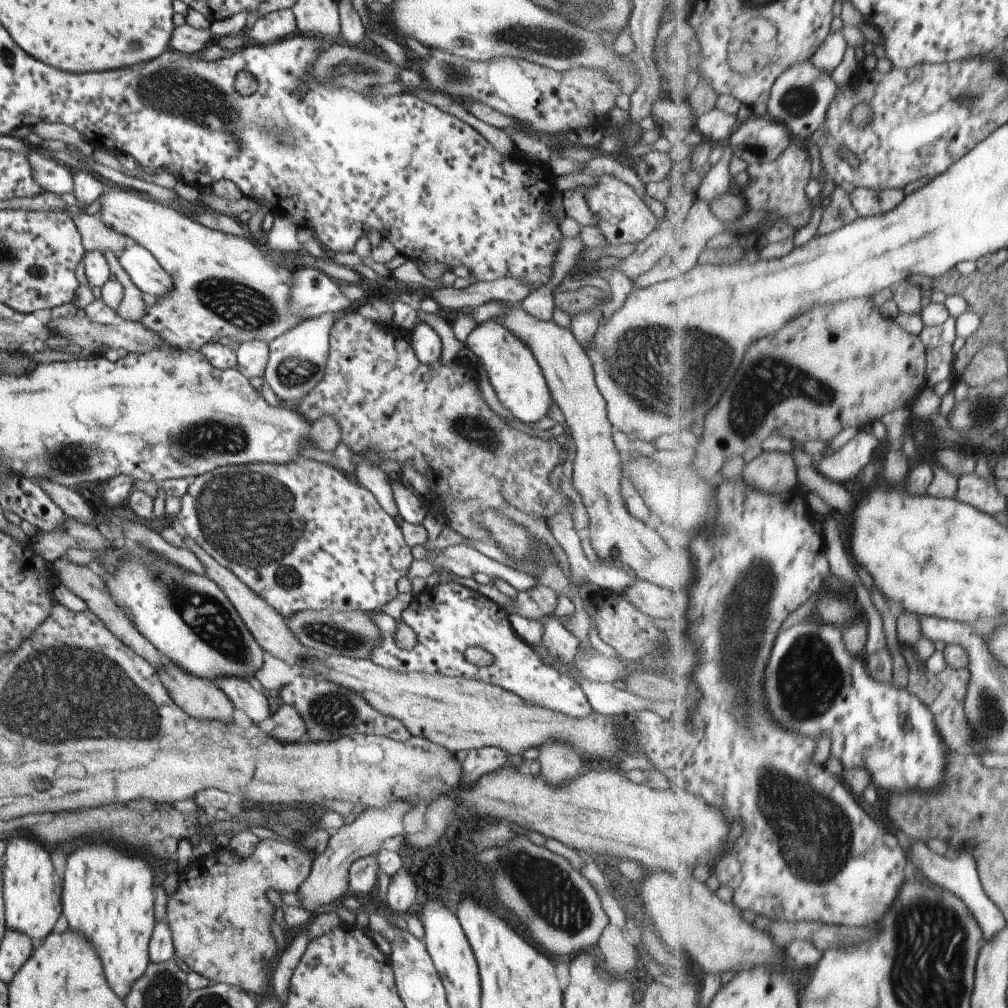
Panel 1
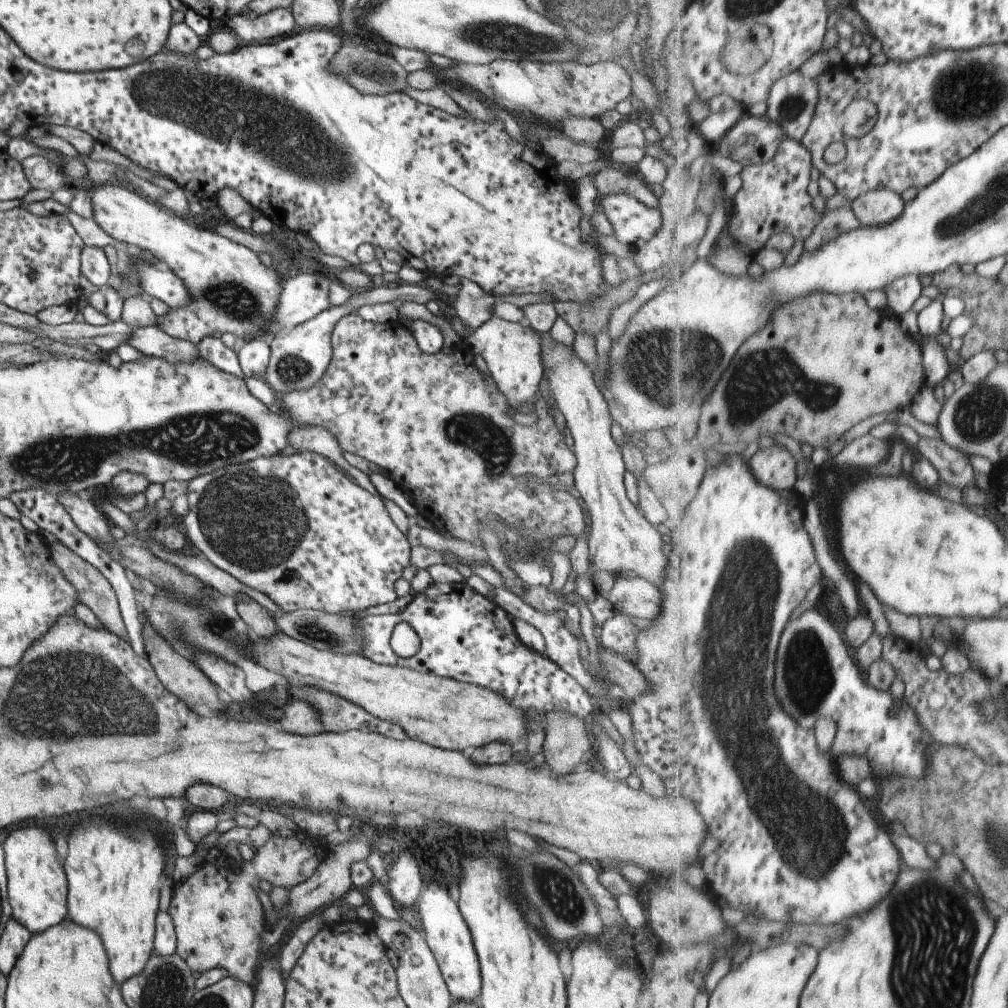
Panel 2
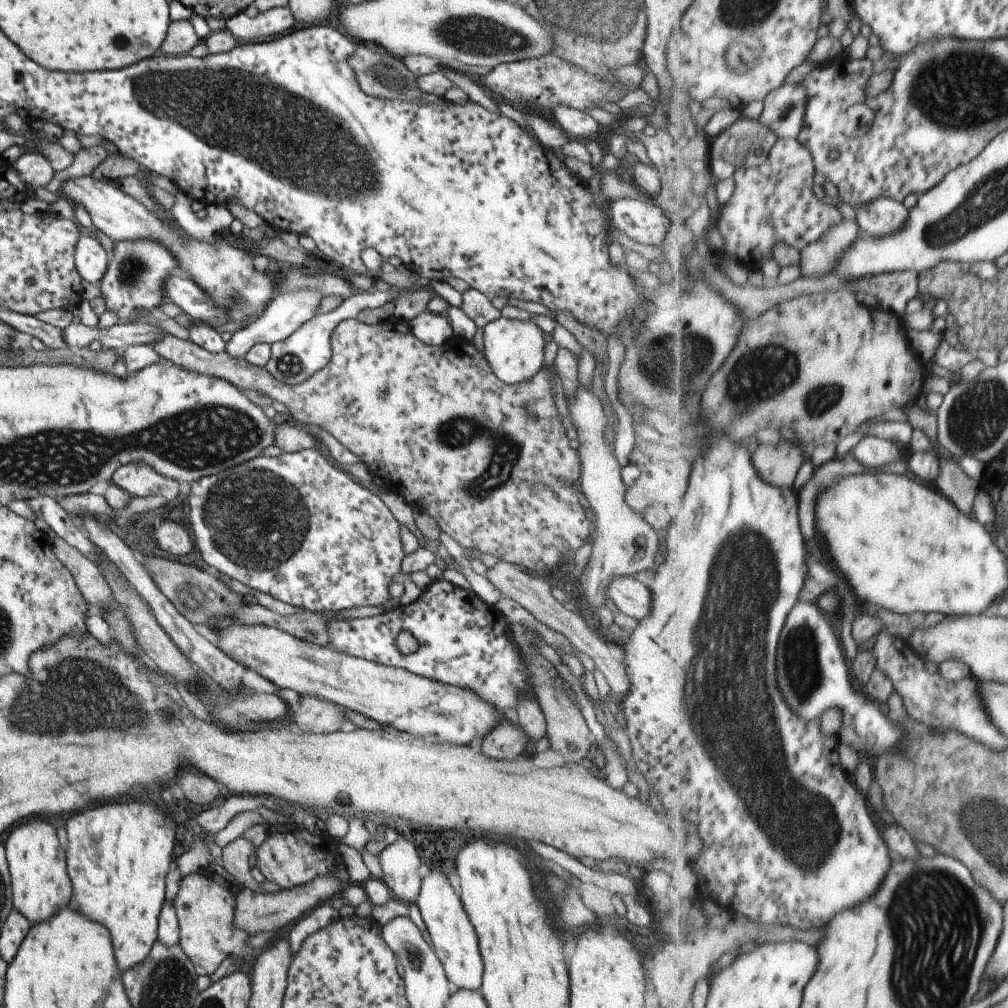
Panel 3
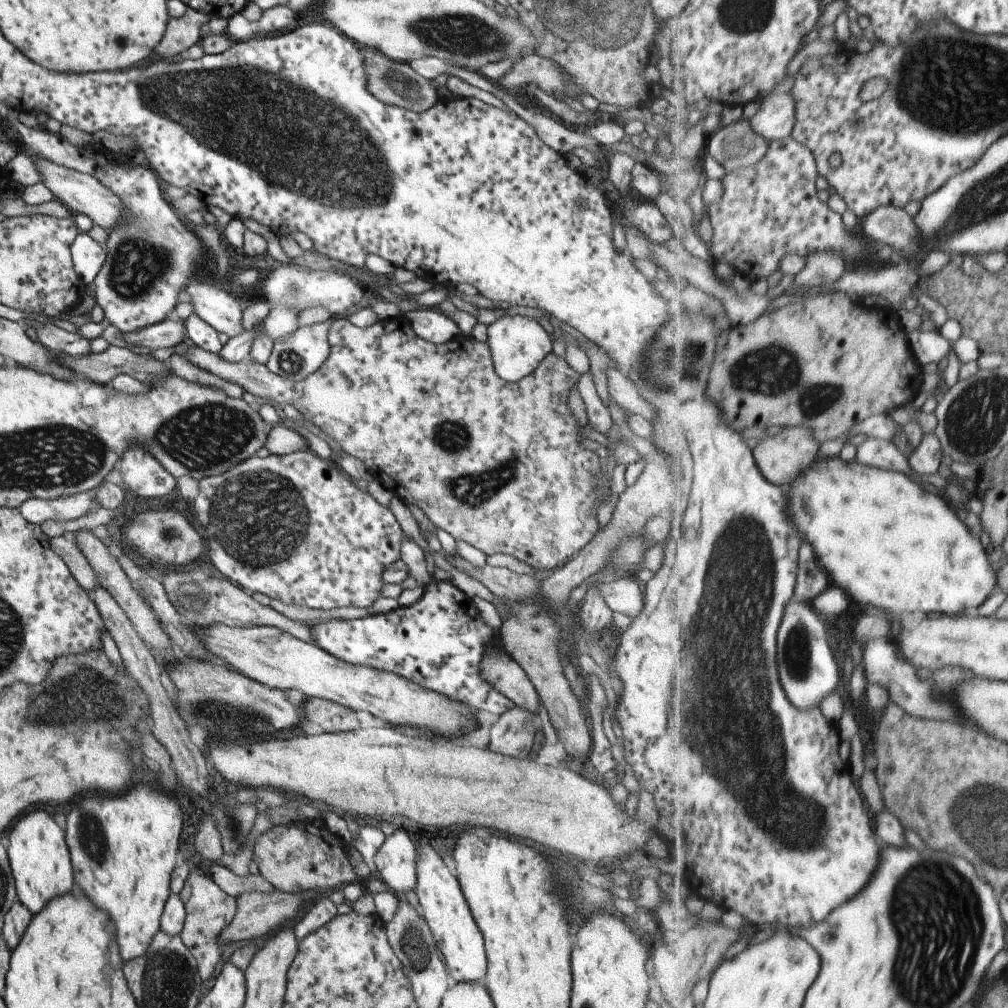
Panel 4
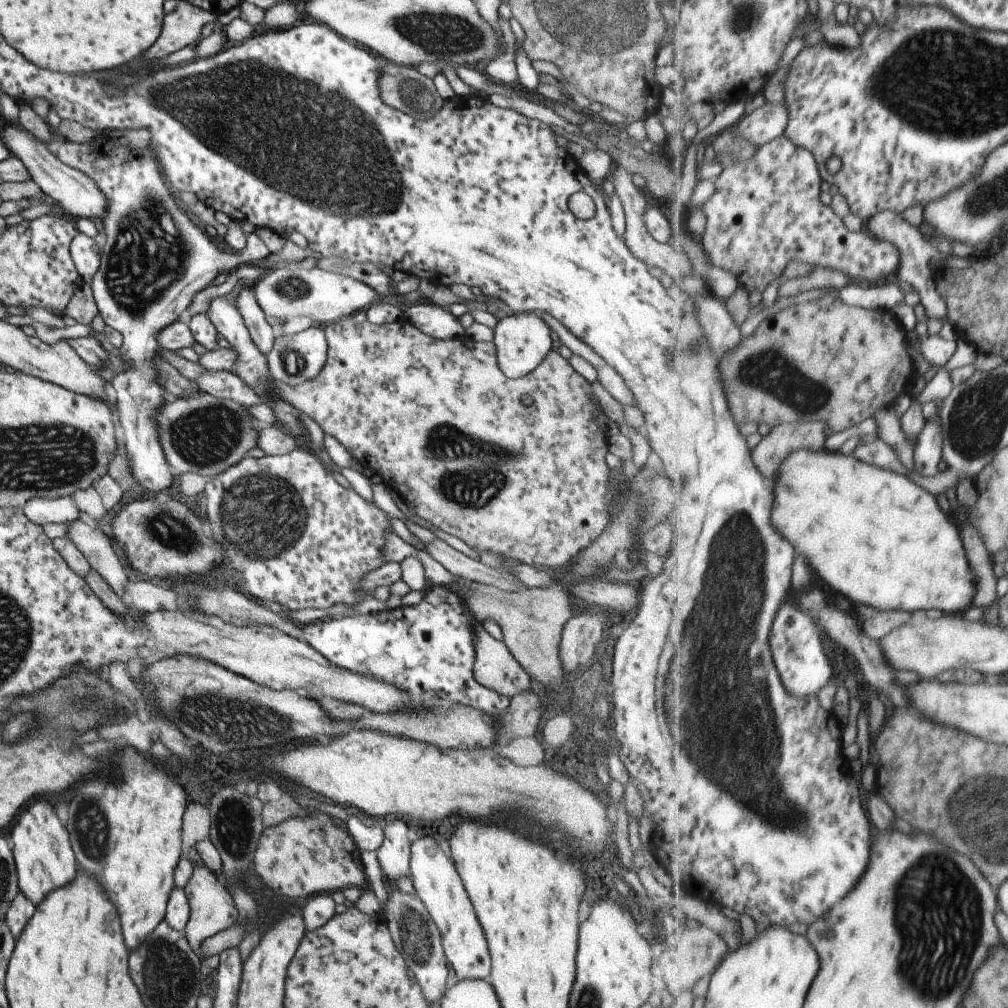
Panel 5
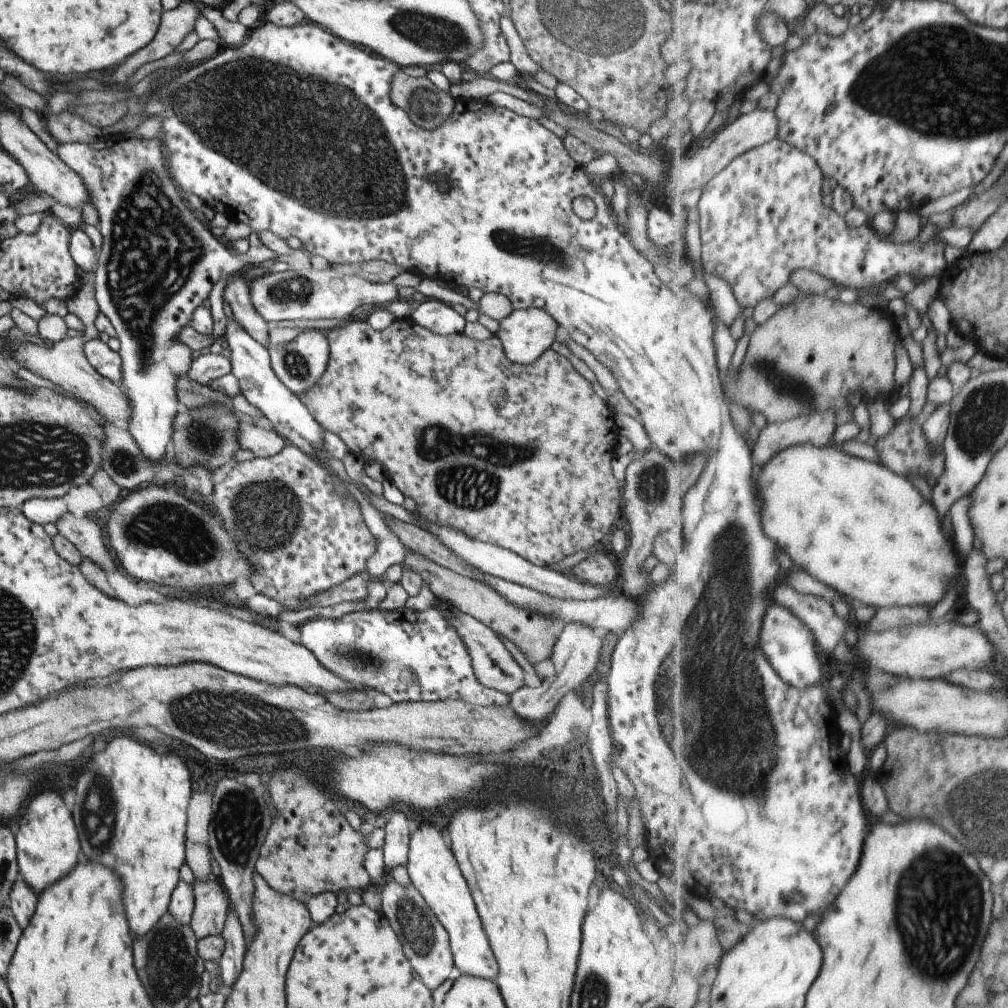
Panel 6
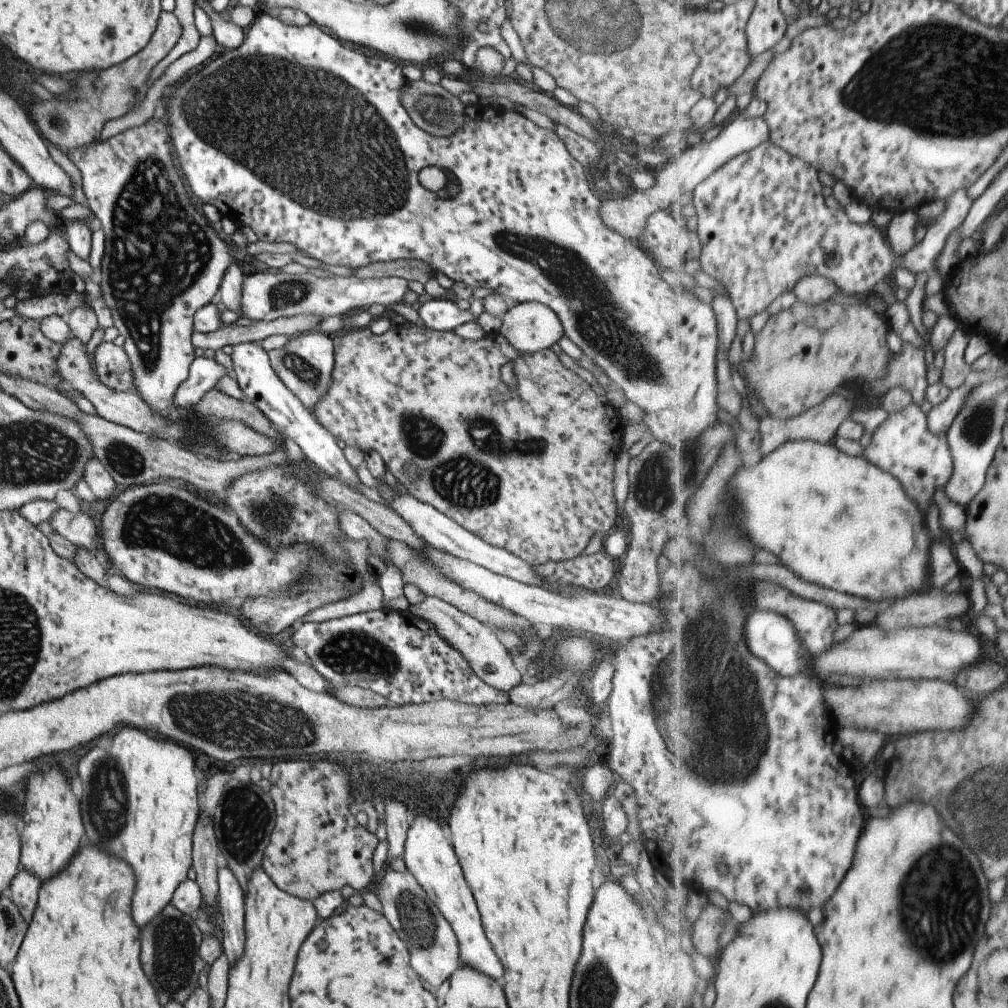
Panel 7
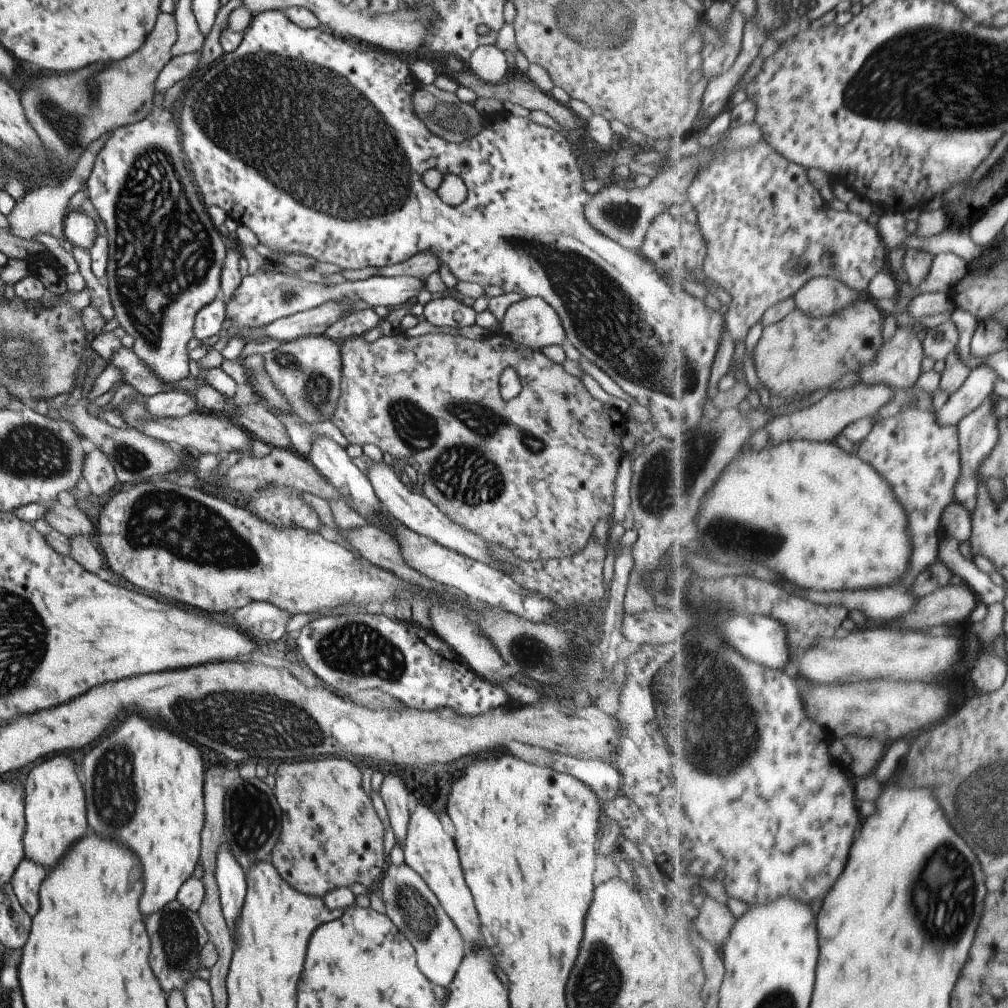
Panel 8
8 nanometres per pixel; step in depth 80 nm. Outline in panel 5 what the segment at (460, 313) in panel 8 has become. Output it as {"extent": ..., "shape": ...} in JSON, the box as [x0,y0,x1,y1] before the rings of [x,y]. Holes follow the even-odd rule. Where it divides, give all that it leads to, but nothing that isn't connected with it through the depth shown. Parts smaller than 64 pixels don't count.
{"extent":[402,304,465,340],"shape":[[[436,304],[410,306],[403,312],[402,317],[420,329],[420,332],[436,340],[450,340],[465,335],[459,318],[451,314],[448,308],[444,309]]]}

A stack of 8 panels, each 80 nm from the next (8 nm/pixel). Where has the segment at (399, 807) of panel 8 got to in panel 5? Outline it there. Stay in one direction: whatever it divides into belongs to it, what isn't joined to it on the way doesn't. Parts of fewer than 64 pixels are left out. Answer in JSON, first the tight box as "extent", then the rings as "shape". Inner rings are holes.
{"extent":[376,819,412,880],"shape":[[[393,819],[383,830],[385,837],[382,846],[376,851],[383,874],[390,880],[397,880],[400,876],[409,875],[409,860],[412,846],[406,822]]]}

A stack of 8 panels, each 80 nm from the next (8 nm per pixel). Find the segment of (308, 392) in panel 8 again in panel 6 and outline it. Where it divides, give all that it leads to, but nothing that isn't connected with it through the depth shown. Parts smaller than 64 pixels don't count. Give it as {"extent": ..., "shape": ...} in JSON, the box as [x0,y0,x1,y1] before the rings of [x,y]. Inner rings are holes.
{"extent":[267,329,330,395],"shape":[[[305,329],[292,341],[284,344],[275,344],[267,348],[271,367],[274,374],[276,374],[276,378],[295,395],[308,392],[320,380],[328,366],[330,351],[325,334],[326,331]]]}

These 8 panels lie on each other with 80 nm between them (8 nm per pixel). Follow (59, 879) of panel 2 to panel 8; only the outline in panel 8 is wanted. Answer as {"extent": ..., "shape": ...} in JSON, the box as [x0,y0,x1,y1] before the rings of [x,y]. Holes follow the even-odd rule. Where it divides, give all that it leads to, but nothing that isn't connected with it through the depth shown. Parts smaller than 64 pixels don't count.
{"extent":[24,754,88,872],"shape":[[[58,754],[30,770],[24,780],[25,856],[41,864],[48,872],[66,854],[66,850],[88,832],[86,796],[76,774],[76,764],[70,756]]]}

